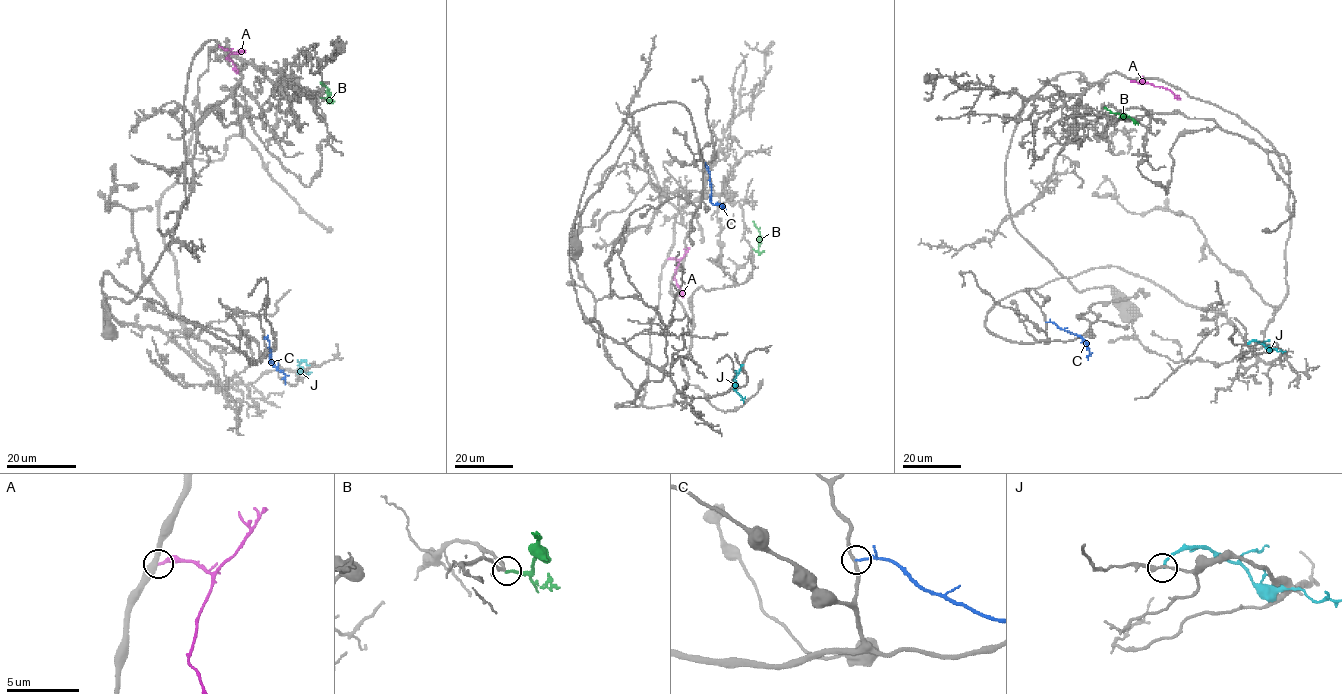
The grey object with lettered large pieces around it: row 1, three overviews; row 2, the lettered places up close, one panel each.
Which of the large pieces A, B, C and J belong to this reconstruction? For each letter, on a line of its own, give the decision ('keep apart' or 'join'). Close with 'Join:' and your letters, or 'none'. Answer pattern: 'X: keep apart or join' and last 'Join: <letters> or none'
A: keep apart
B: join
C: keep apart
J: keep apart
Join: B

